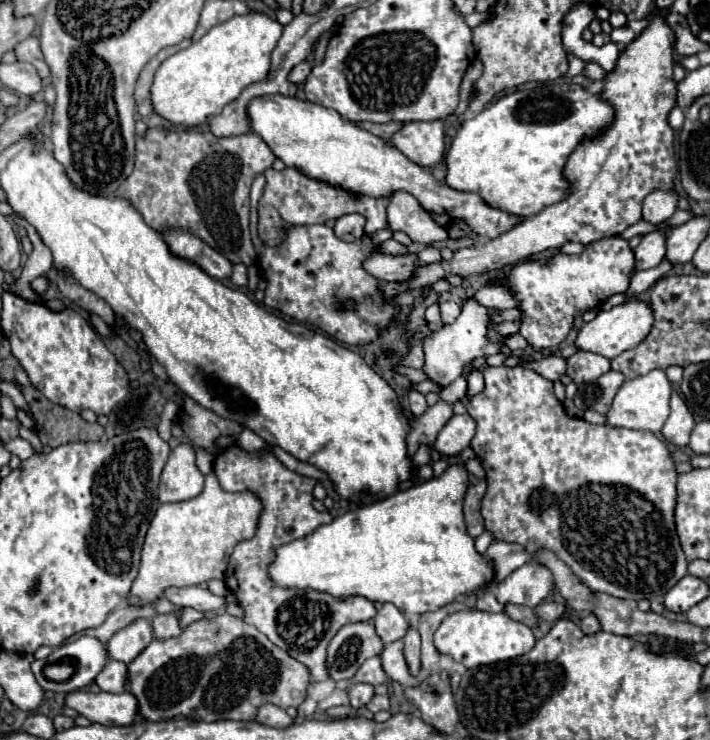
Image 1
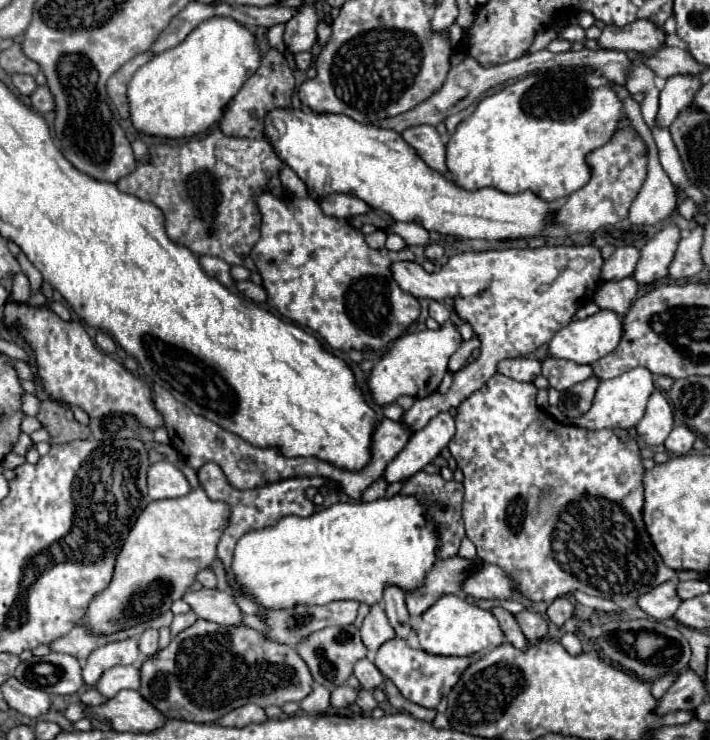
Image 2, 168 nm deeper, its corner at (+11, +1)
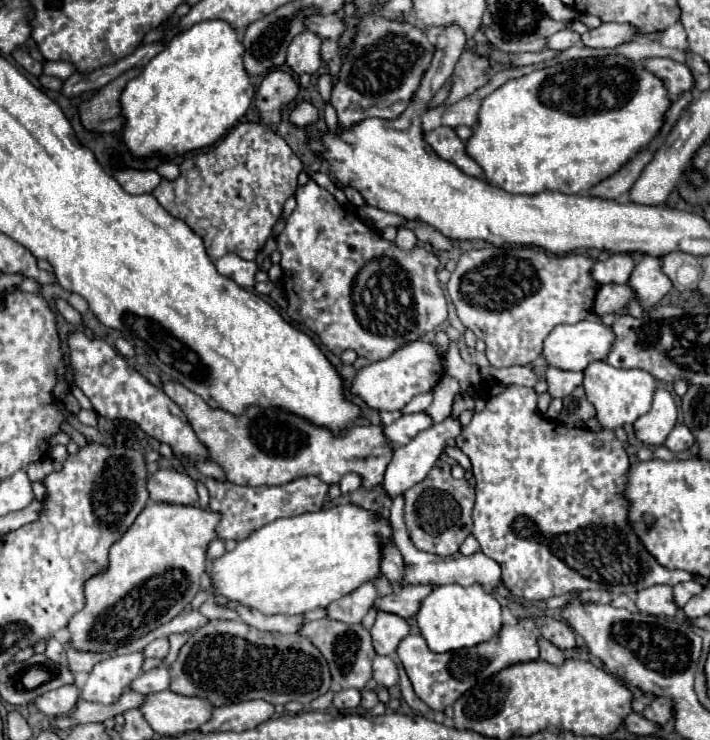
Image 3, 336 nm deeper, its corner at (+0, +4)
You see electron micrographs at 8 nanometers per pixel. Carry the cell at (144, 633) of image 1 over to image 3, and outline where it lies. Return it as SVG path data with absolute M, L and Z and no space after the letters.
M143 652L111 656L97 662L81 690L81 698L99 704L117 702L119 696L127 690L127 682L131 682L131 678L141 672L141 666Z

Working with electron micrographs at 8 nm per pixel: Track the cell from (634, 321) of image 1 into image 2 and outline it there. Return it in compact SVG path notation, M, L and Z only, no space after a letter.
M598 311L592 317L572 321L564 329L556 331L552 341L548 343L548 355L554 359L574 361L578 365L592 365L600 357L614 351L616 345L620 343L620 337L622 337L622 317L612 311Z

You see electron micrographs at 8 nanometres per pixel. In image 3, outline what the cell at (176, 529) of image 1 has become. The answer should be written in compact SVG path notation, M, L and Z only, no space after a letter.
M149 502L133 522L131 530L127 530L127 534L123 534L123 538L111 548L109 568L85 582L85 608L69 622L73 646L87 652L113 652L119 646L155 630L155 626L169 622L181 610L185 610L199 592L201 578L207 572L207 548L213 540L217 540L219 518L219 512L205 510L201 506Z

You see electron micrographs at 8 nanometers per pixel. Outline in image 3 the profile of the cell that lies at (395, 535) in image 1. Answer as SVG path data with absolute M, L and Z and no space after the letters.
M343 504L313 514L279 518L241 540L233 552L225 552L209 566L209 576L213 580L211 588L213 594L223 594L229 600L243 602L245 606L251 606L263 614L293 616L307 610L325 608L327 604L351 594L367 582L375 582L381 576L383 546L391 542L391 538L391 522L357 504Z

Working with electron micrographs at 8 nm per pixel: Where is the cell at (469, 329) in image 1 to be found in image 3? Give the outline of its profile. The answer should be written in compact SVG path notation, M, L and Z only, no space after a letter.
M415 340L395 350L387 360L373 362L359 370L353 382L353 394L363 398L375 410L401 410L413 396L431 392L443 378L445 356L435 342Z

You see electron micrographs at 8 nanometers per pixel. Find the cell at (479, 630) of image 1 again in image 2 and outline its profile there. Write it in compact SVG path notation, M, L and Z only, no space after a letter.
M442 595L436 599L432 607L422 613L422 627L418 629L420 647L432 655L474 655L490 645L500 645L504 641L504 633L492 611L480 609L478 605L466 601L462 595Z

